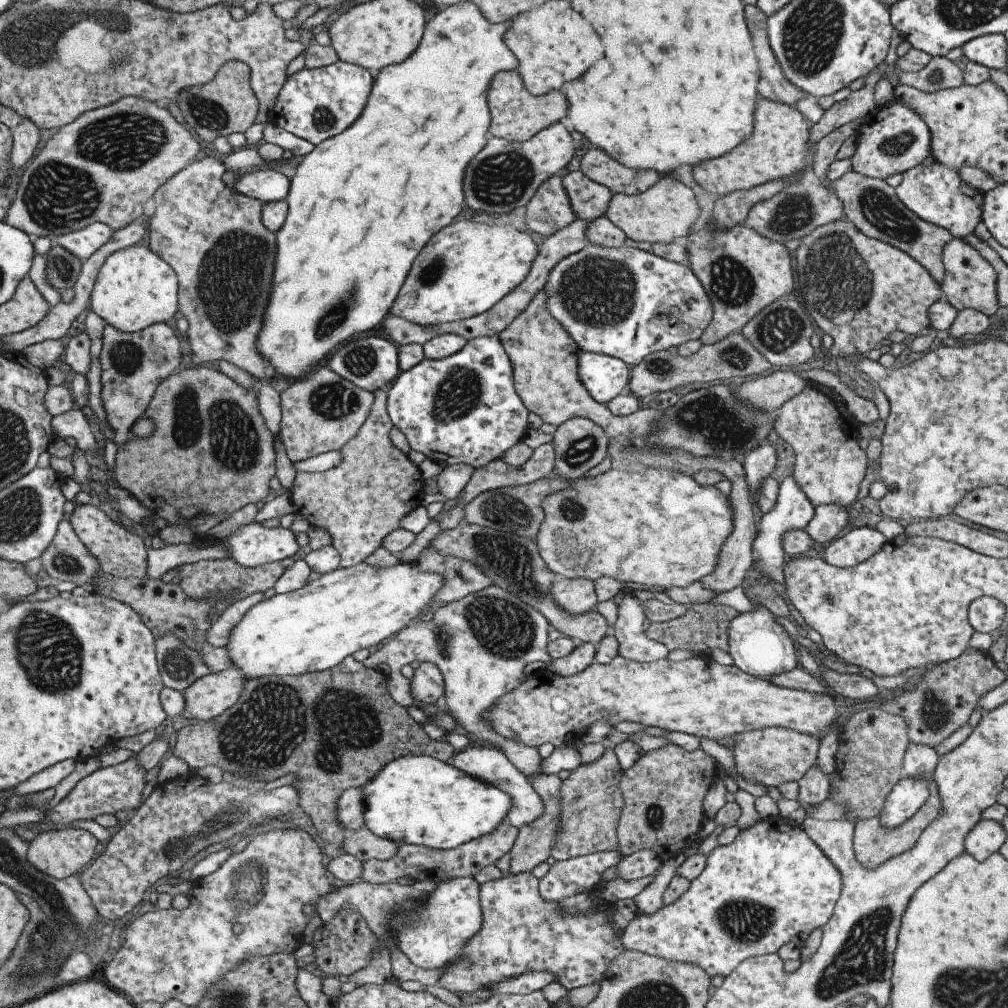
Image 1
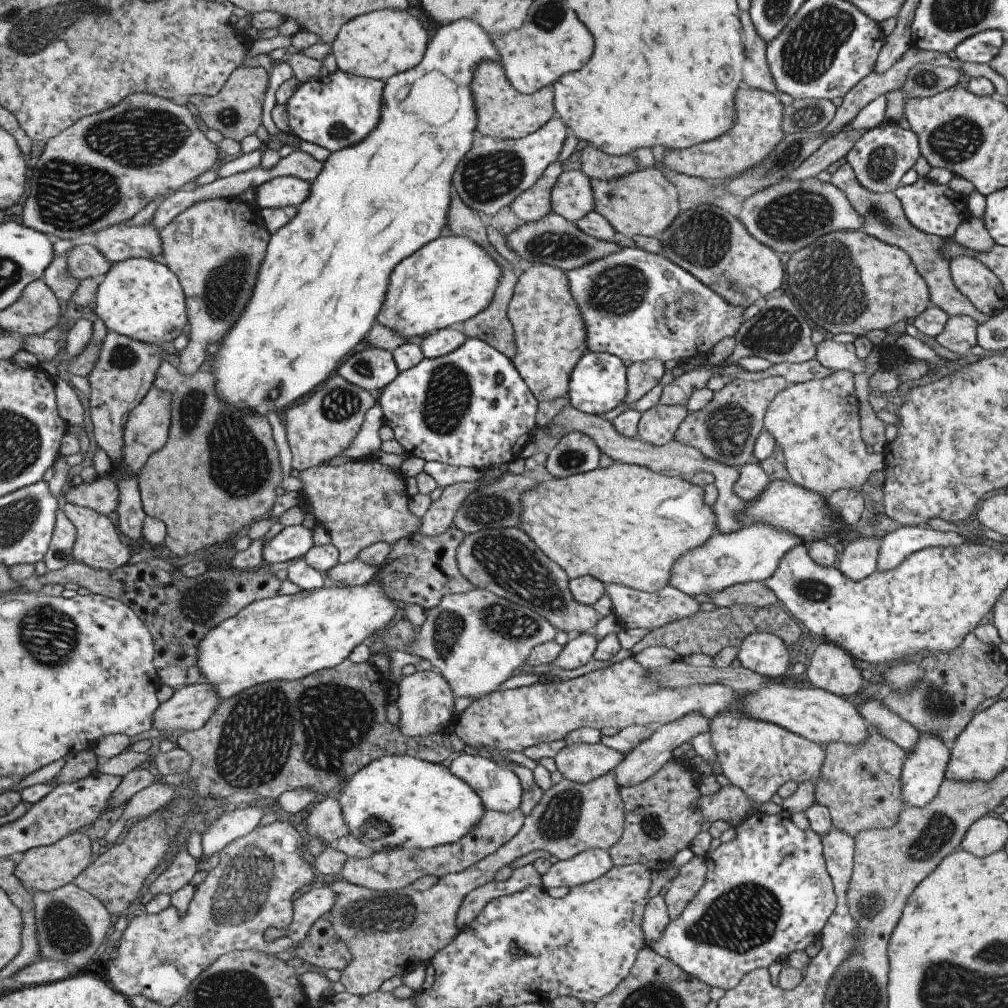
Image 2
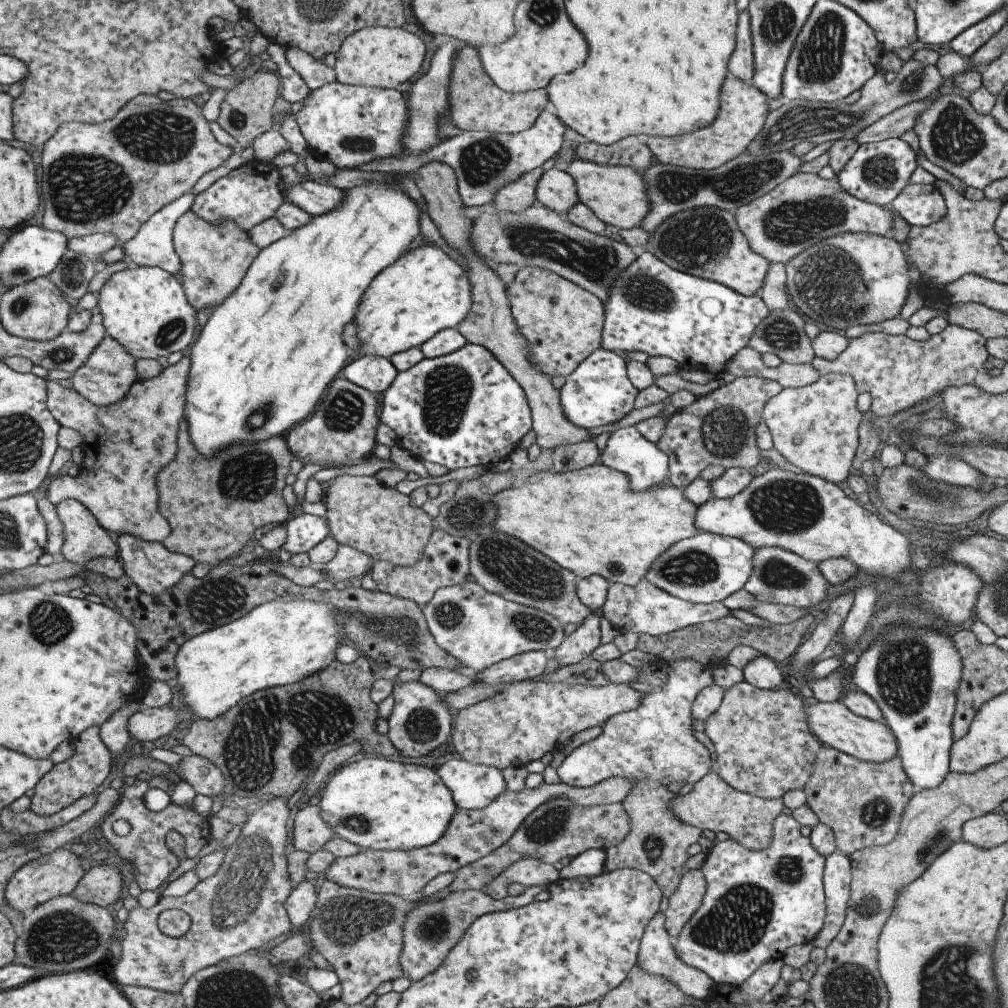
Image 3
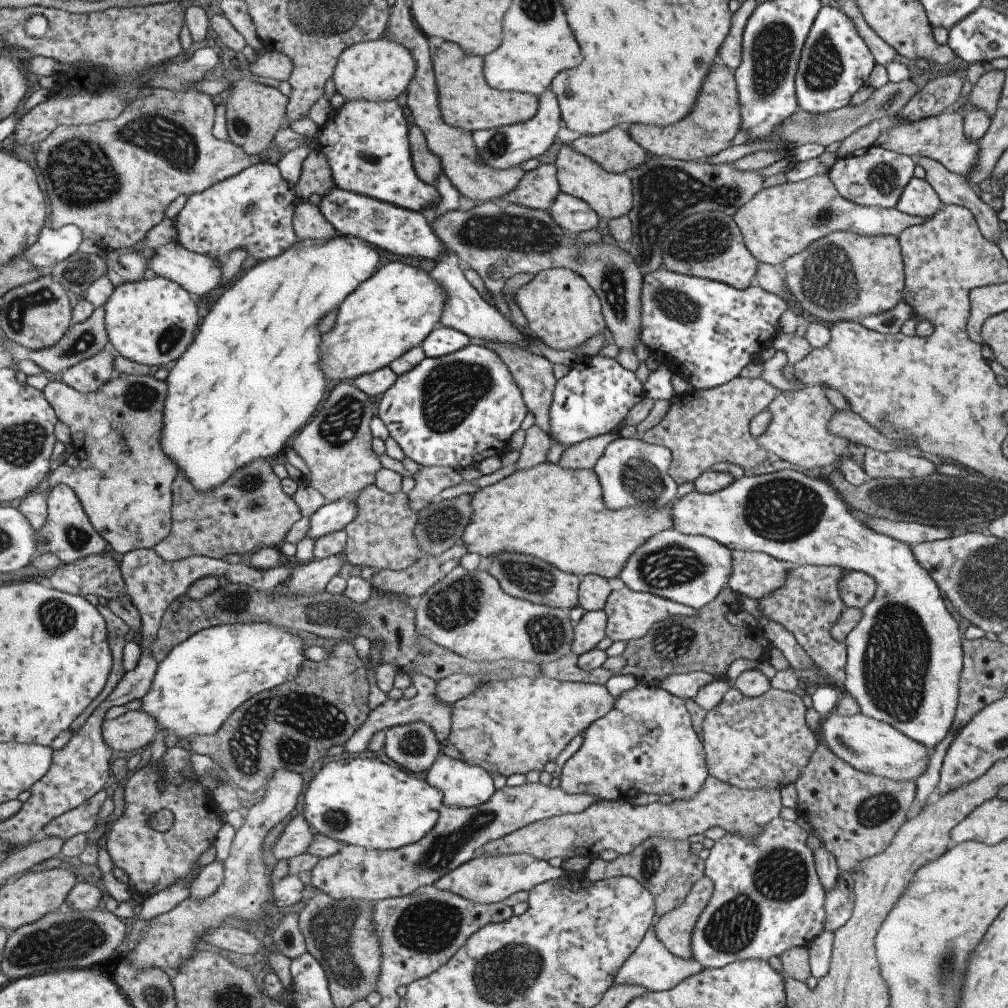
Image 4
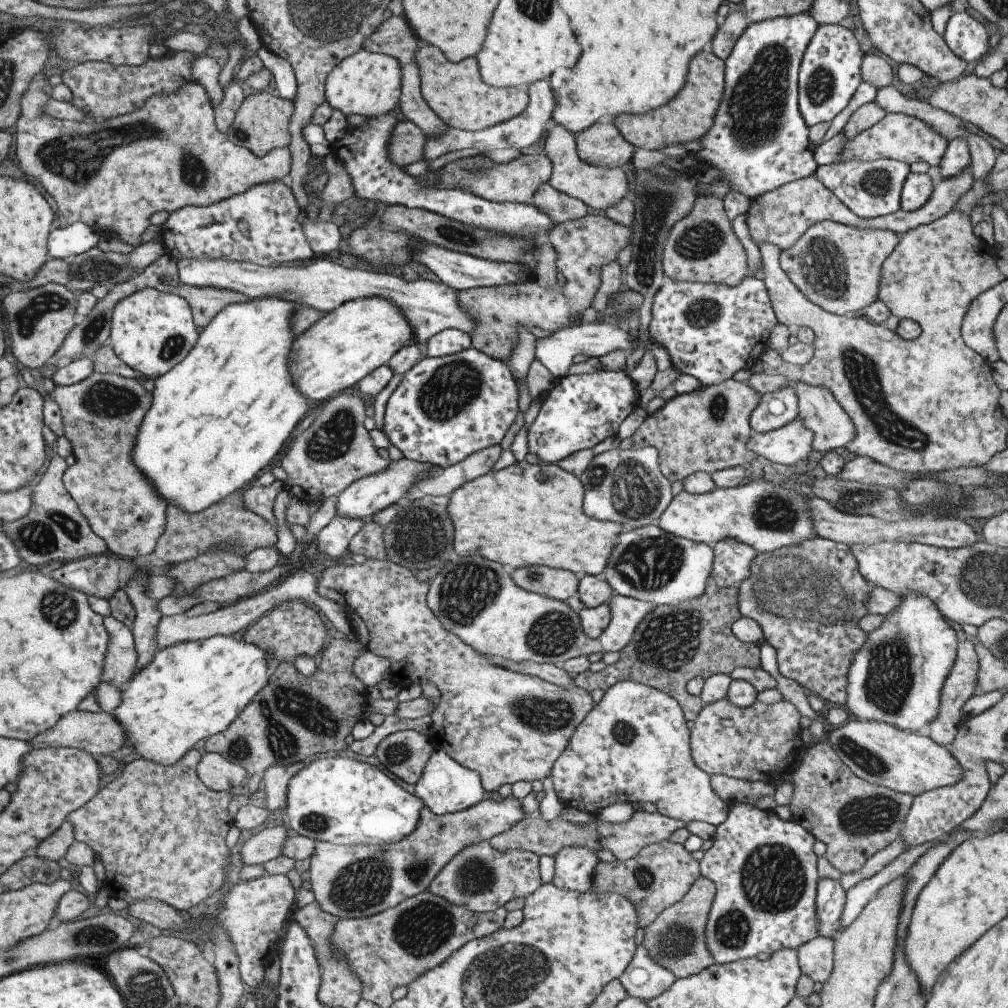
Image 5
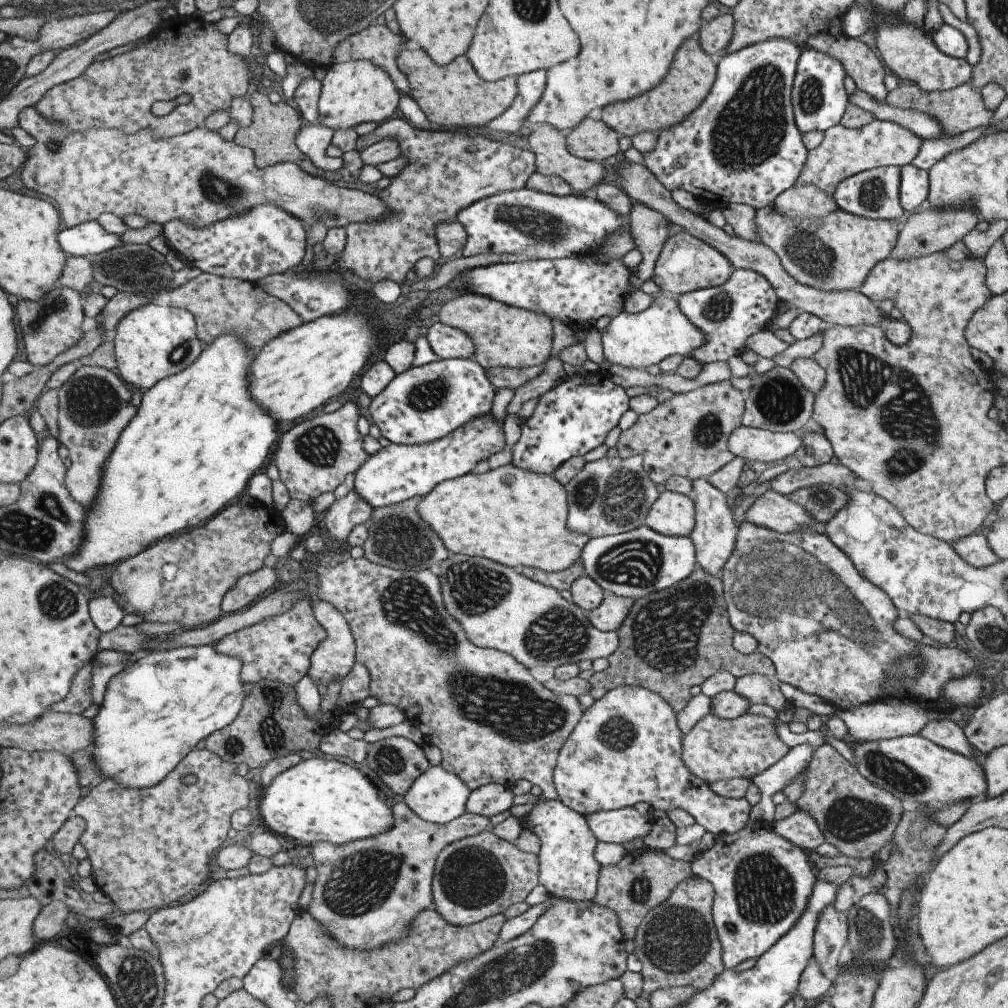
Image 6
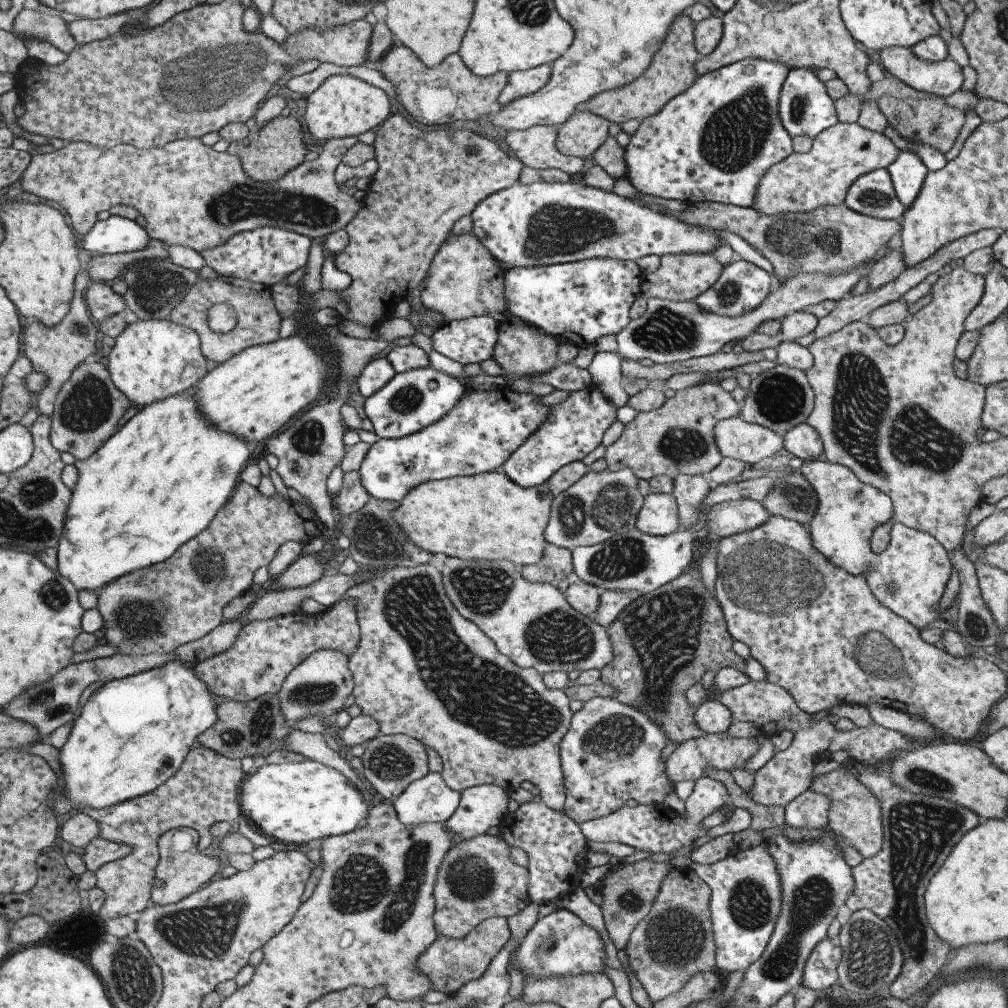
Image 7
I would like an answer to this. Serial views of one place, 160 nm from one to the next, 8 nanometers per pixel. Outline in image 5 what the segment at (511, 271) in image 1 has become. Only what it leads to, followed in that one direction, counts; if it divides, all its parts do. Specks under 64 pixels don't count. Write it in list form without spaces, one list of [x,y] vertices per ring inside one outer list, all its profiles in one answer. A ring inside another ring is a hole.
[[[371,297],[344,302],[337,308],[323,314],[312,325],[307,327],[299,338],[293,338],[287,362],[289,362],[289,378],[293,388],[299,390],[309,402],[325,402],[330,396],[335,396],[347,388],[351,388],[358,380],[369,374],[378,366],[385,365],[388,358],[395,354],[399,347],[413,342],[412,330],[400,311],[384,299]]]

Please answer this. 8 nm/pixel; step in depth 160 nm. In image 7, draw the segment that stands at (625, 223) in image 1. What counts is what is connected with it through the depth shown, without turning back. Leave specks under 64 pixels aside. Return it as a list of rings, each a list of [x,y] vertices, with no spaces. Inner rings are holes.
[[[533,125],[522,131],[510,131],[503,137],[507,148],[522,166],[532,169],[557,169],[578,178],[585,169],[579,157],[561,154],[555,148],[556,127]]]

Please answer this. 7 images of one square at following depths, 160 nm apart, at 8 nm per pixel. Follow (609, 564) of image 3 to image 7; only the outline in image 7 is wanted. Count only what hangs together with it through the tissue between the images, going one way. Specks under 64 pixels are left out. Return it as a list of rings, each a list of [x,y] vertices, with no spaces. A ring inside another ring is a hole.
[[[498,469],[464,477],[422,482],[420,485],[409,489],[403,495],[403,498],[398,500],[396,510],[393,509],[390,512],[390,515],[392,520],[397,523],[402,535],[405,536],[409,542],[412,542],[417,548],[420,548],[431,555],[444,554],[449,558],[461,558],[462,561],[475,561],[475,554],[477,554],[477,561],[509,561],[513,566],[522,567],[523,565],[532,565],[539,562],[540,558],[543,556],[543,552],[545,552],[545,546],[548,546],[546,540],[542,537],[542,532],[549,516],[552,498],[553,496],[548,492],[548,484],[546,482],[533,488],[524,489],[517,486],[514,482],[511,482],[511,480],[507,478],[507,475]]]

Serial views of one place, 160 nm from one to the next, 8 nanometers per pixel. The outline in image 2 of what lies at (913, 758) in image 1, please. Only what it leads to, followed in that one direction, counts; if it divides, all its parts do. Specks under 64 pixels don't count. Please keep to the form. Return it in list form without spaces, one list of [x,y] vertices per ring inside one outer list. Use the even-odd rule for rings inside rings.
[[[866,699],[859,706],[859,714],[864,719],[866,726],[875,728],[883,738],[891,740],[906,754],[909,754],[919,738],[918,732],[899,715],[893,714],[887,706],[883,706],[879,700]]]

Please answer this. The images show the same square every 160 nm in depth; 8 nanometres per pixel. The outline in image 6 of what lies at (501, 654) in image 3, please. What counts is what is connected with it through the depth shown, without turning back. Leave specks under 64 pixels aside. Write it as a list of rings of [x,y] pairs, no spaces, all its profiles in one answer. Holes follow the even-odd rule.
[[[450,553],[443,562],[439,563],[438,579],[440,582],[443,604],[445,605],[447,612],[462,626],[469,642],[472,642],[478,647],[487,647],[504,652],[519,664],[522,664],[527,670],[528,668],[531,668],[531,666],[537,666],[537,664],[539,664],[539,667],[550,671],[561,665],[569,663],[576,664],[579,660],[594,661],[595,659],[607,658],[612,652],[615,652],[615,649],[619,646],[619,637],[616,635],[615,631],[600,631],[593,628],[591,622],[588,621],[587,612],[581,610],[578,606],[575,606],[574,602],[563,599],[554,588],[546,587],[545,585],[532,581],[530,578],[519,574],[515,568],[503,566],[502,564],[493,562],[489,559],[484,559],[483,557],[467,557],[461,553]]]

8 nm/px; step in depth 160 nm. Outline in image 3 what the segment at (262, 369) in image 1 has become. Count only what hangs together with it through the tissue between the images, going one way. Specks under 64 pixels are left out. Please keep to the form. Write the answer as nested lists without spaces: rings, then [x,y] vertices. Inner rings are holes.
[[[190,210],[185,211],[174,224],[172,245],[180,260],[180,280],[187,302],[197,311],[205,306],[215,307],[234,292],[251,262],[260,251],[247,241],[246,233],[235,225],[224,221],[219,225],[209,225],[201,221]],[[186,353],[173,365],[161,369],[159,374],[145,380],[135,380],[127,392],[116,402],[97,406],[84,399],[74,388],[62,387],[57,381],[46,385],[46,405],[54,418],[64,427],[78,431],[83,453],[78,473],[70,477],[67,473],[55,475],[46,489],[46,498],[54,505],[65,499],[73,499],[90,510],[99,526],[108,533],[131,535],[142,541],[161,544],[170,534],[169,523],[158,511],[158,472],[176,455],[176,432],[183,416],[184,390],[186,387],[189,359]]]

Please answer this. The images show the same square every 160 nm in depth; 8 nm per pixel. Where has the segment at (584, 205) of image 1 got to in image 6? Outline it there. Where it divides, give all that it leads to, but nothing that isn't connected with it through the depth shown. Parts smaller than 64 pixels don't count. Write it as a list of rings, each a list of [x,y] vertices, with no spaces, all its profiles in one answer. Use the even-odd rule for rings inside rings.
[[[391,118],[380,123],[371,133],[366,135],[358,136],[355,149],[359,152],[363,148],[370,146],[371,144],[390,138],[396,142],[399,149],[399,157],[406,161],[406,165],[392,178],[392,180],[387,184],[387,186],[381,186],[381,191],[376,197],[388,208],[388,215],[384,216],[384,219],[377,219],[376,221],[365,222],[365,223],[350,223],[344,229],[346,234],[346,243],[344,244],[343,250],[336,256],[336,261],[341,268],[342,273],[345,275],[351,275],[357,277],[359,280],[369,281],[371,284],[379,281],[391,281],[399,284],[410,275],[413,264],[419,260],[419,258],[431,258],[434,262],[438,262],[441,259],[440,251],[436,243],[435,227],[439,223],[451,222],[456,220],[457,213],[463,210],[466,206],[471,203],[477,202],[479,199],[485,198],[489,195],[495,193],[502,193],[505,191],[517,190],[524,187],[525,181],[529,178],[529,175],[536,170],[535,161],[533,153],[530,150],[522,150],[521,148],[510,146],[509,144],[503,144],[501,142],[493,141],[487,139],[483,135],[476,135],[475,133],[462,133],[461,131],[450,131],[449,129],[441,130],[437,129],[423,129],[419,127],[414,127],[409,121],[403,121],[403,118]],[[475,146],[477,149],[475,153],[468,154],[467,147]]]

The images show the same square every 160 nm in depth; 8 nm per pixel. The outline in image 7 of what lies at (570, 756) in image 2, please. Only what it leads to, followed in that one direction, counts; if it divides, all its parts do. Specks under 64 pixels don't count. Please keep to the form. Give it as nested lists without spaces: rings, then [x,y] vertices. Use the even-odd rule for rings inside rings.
[[[597,696],[583,702],[582,707],[571,715],[570,725],[558,746],[565,797],[563,813],[580,825],[617,810],[627,800],[644,805],[662,805],[664,796],[674,790],[675,784],[665,776],[664,761],[659,759],[659,753],[666,743],[665,735],[657,725],[642,712],[613,697]]]

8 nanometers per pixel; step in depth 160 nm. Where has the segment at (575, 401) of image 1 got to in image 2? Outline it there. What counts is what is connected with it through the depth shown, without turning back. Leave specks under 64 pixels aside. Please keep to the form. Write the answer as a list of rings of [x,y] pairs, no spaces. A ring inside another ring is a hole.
[[[550,265],[527,268],[515,282],[506,314],[513,330],[513,342],[515,342],[515,356],[511,358],[511,362],[525,386],[529,388],[531,396],[537,402],[551,401],[555,398],[569,400],[567,396],[569,376],[579,358],[587,352],[587,344],[585,344],[583,318],[579,314],[575,300],[569,294],[569,284],[563,271]],[[657,404],[640,413],[635,437],[649,445],[663,445],[675,436],[675,430],[688,412],[683,406]]]

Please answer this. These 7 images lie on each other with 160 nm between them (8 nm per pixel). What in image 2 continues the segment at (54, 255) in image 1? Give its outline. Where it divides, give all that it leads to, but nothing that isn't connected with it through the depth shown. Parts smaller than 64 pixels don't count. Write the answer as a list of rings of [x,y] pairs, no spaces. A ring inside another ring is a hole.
[[[89,244],[75,245],[65,252],[67,270],[78,282],[81,279],[98,278],[109,270],[110,262],[105,260],[93,246]]]

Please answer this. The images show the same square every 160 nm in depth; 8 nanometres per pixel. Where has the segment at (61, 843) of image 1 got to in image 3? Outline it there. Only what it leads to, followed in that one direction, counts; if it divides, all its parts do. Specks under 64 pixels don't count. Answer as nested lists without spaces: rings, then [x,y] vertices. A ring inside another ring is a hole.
[[[69,849],[43,851],[43,855],[20,868],[8,882],[5,896],[10,910],[25,915],[45,901],[71,894],[75,884],[81,880],[81,874],[83,870],[79,866],[79,860]]]

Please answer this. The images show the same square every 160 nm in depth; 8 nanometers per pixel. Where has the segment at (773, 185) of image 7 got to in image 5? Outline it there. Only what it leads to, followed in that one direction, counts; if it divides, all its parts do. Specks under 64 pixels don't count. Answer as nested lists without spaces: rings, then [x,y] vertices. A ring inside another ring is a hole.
[[[885,113],[876,124],[862,130],[853,138],[845,138],[838,157],[831,163],[845,161],[874,161],[877,159],[895,159],[911,164],[911,162],[926,162],[928,166],[937,166],[945,152],[947,142],[930,130],[923,122],[902,114]]]

